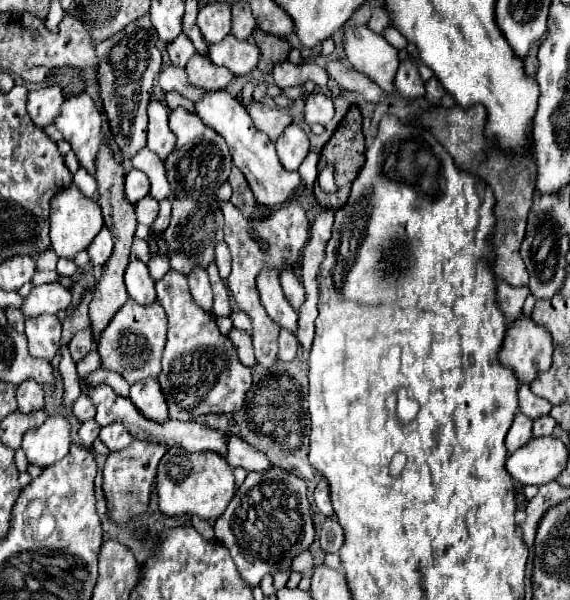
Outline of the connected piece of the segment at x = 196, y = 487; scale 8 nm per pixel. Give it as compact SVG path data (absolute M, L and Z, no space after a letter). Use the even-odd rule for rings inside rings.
M168 449L160 459L156 475L158 503L164 515L198 515L206 521L216 521L234 497L234 471L214 451L188 453L184 449Z

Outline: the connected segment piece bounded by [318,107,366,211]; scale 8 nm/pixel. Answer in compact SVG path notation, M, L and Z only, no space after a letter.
M352 107L346 117L342 119L340 127L336 129L336 133L332 135L332 139L324 145L322 153L320 153L320 161L318 161L318 169L324 169L328 165L334 167L334 181L336 181L336 191L330 193L330 195L318 195L318 203L320 207L324 209L340 209L344 207L344 203L348 201L348 195L350 195L350 187L356 179L356 175L360 173L362 165L364 165L364 153L366 153L366 145L364 145L364 135L362 135L362 117L360 117L360 111L356 107Z

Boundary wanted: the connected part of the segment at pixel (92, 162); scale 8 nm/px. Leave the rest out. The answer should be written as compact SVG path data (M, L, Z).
M88 93L66 99L56 127L62 131L64 139L72 145L80 165L96 175L96 155L106 143L102 131L102 113Z

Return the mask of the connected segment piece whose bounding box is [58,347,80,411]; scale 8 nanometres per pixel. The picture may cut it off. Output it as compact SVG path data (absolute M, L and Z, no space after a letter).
M62 347L60 349L62 353L62 361L60 361L60 375L62 375L62 383L64 383L64 397L62 397L62 405L64 409L70 411L72 403L76 397L80 397L80 377L76 373L76 365L68 353L68 347Z

